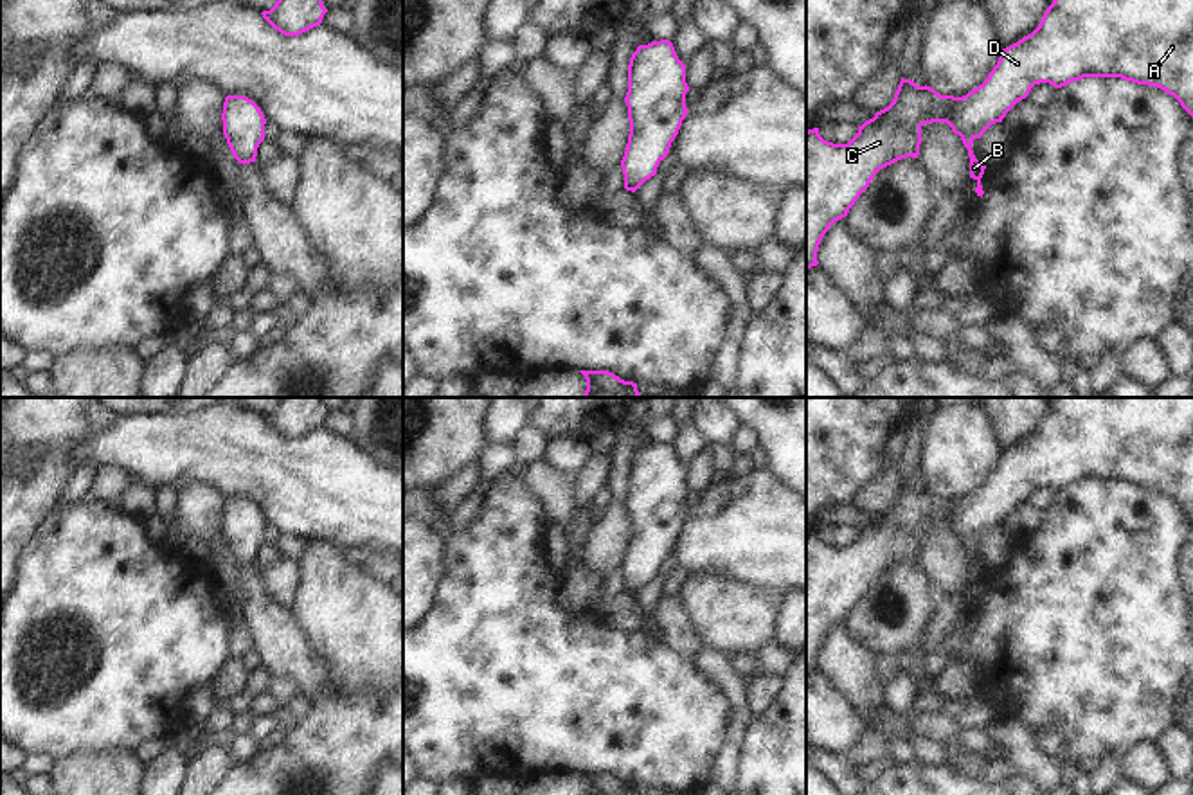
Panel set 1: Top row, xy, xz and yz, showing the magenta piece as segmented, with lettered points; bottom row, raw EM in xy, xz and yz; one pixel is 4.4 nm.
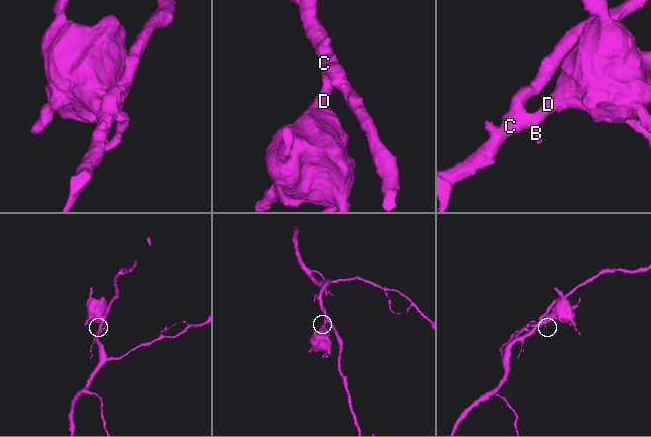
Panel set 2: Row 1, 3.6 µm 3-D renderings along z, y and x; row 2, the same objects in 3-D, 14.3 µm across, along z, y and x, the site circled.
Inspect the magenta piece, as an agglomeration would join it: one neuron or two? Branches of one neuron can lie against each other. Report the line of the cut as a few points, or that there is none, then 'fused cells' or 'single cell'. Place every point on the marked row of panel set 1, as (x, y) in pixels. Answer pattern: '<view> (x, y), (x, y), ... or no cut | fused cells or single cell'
no cut | single cell

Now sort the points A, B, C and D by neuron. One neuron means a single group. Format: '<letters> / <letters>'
A B C D

